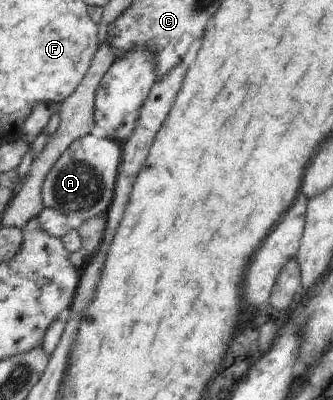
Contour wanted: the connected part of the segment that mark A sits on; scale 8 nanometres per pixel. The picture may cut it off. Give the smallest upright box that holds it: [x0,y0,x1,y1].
[42,134,123,229]

